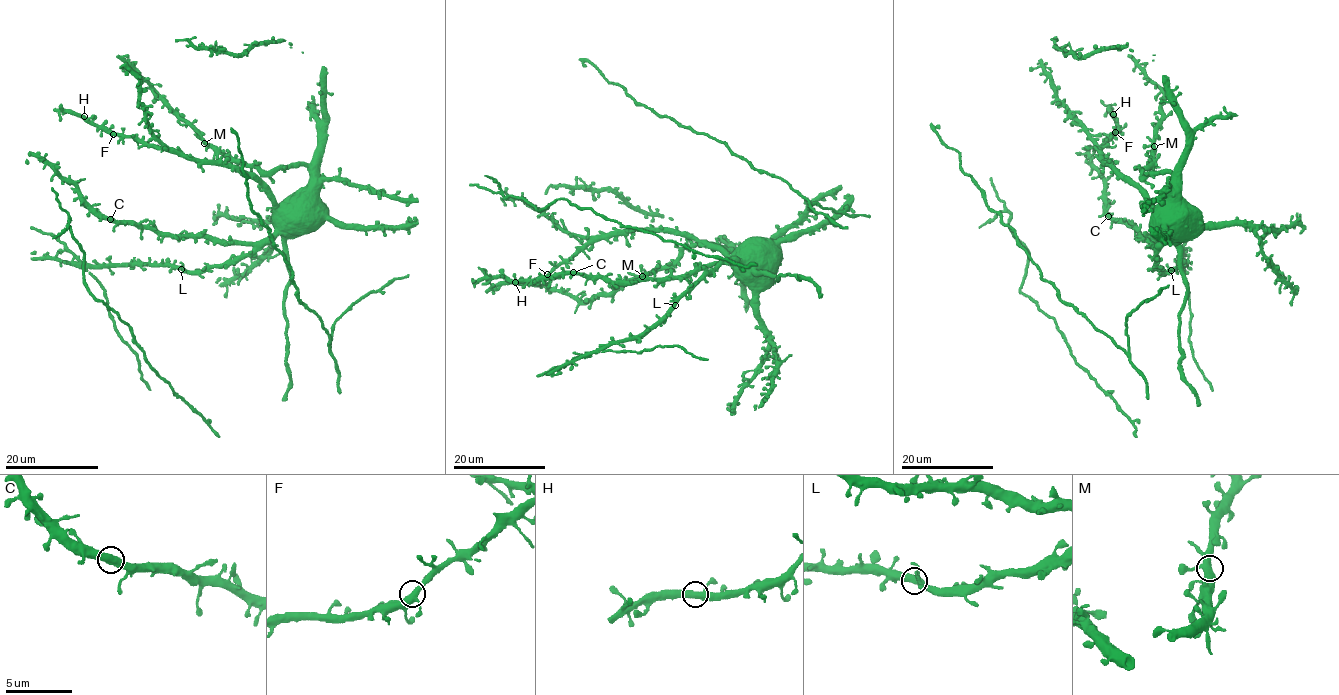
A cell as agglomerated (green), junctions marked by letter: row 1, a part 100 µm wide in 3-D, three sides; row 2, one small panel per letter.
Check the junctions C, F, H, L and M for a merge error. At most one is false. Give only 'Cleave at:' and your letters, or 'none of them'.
Cleave at: none of them

